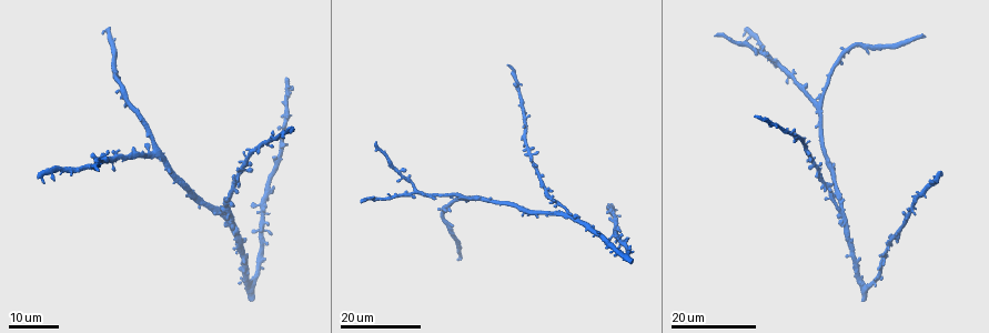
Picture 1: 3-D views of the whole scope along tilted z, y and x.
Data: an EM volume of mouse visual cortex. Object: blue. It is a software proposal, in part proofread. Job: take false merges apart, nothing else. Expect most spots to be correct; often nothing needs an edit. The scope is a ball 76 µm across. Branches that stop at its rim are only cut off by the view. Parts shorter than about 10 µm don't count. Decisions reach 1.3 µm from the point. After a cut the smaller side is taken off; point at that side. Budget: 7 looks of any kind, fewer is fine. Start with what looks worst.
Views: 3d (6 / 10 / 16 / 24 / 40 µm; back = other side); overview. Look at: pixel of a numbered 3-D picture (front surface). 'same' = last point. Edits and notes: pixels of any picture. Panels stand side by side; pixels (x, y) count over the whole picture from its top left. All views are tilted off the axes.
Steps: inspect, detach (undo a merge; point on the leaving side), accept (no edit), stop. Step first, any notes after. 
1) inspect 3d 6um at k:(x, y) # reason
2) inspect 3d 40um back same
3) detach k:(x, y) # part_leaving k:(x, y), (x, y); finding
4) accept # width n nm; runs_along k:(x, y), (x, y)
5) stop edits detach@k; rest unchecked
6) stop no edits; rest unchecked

inspect 3d 16um at 1:(841, 208)

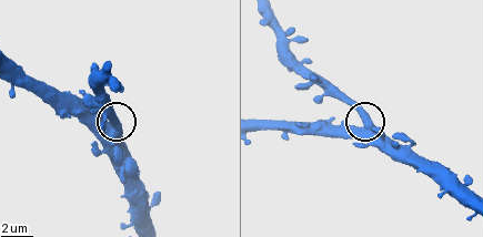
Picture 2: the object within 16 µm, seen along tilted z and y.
inspect 3d 10um at 2:(366, 120)

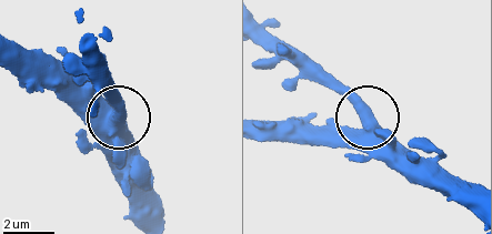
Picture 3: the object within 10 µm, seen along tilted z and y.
inspect 3d 6um at 3:(365, 121)

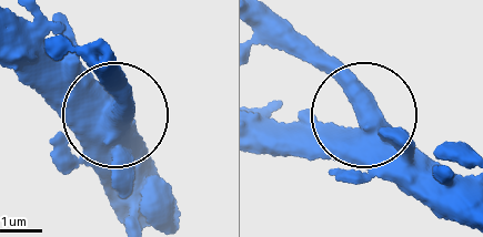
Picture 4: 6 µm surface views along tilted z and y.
accept # side_arm 49 um; continuous, no second neuron

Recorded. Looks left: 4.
inspect 3d 16um at 1:(776, 62)

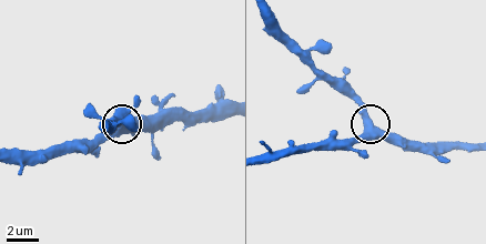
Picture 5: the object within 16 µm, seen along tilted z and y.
inspect 3d 6um at 5:(366, 124) # closer look

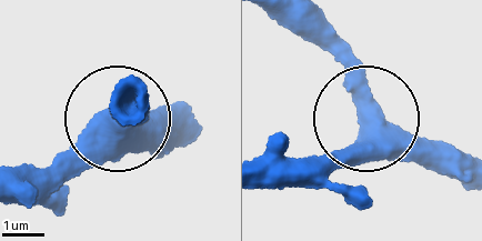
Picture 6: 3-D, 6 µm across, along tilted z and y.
inspect 3d 6um back at 6:(365, 124)

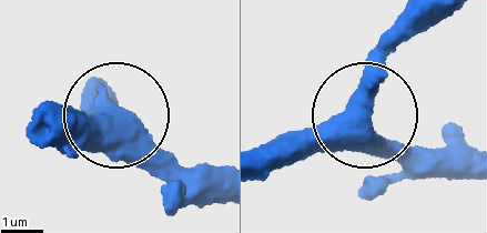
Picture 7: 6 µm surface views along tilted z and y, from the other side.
accept # side_arm 17 um; runs_along 7:(269, 173), (363, 120), (399, 168); all the same neuron

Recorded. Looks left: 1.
stop no edits; rest unchecked

